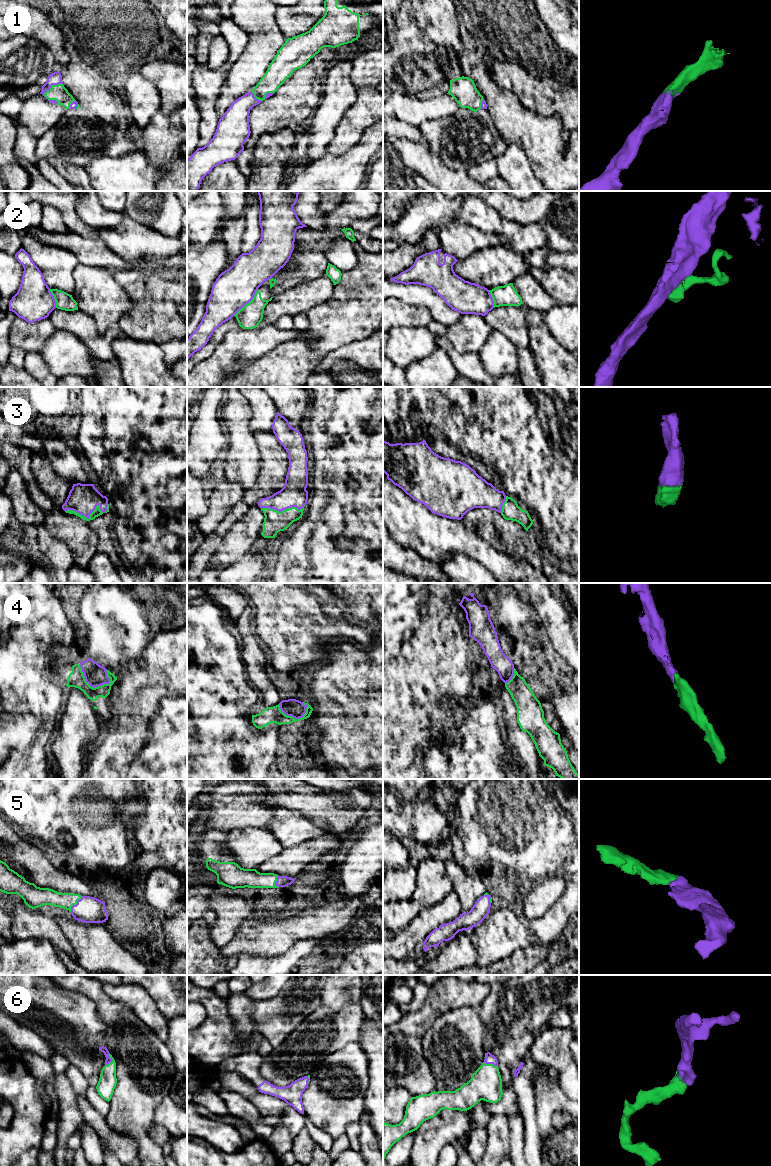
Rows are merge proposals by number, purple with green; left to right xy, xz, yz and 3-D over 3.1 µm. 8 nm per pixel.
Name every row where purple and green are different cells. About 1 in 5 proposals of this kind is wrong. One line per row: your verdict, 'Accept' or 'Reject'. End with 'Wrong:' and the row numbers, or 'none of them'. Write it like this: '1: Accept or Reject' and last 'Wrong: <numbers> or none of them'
1: Accept
2: Accept
3: Accept
4: Accept
5: Accept
6: Accept
Wrong: none of them

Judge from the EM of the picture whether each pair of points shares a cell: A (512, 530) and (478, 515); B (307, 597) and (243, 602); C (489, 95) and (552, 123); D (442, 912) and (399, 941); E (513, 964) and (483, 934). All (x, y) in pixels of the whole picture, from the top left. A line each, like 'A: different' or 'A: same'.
A: same
B: different
C: same
D: same
E: different

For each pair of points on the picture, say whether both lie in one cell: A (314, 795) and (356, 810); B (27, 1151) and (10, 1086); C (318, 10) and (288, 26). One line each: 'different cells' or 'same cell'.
A: same cell
B: same cell
C: same cell

